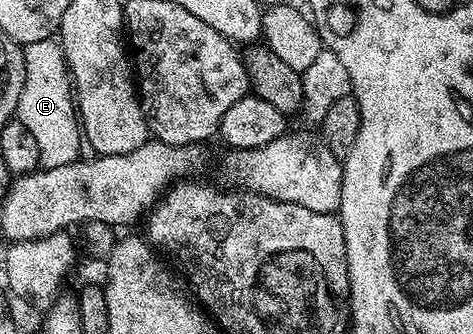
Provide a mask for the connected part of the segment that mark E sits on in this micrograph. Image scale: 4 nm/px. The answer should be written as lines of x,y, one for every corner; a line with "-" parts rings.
54,38
45,41
33,41
23,47
23,60
25,61
25,85
21,89
19,106
17,108
17,119
29,129
33,135
33,141
37,141
39,157
45,157
47,162
42,165
44,168
65,165
63,159
51,159
51,155
67,155
70,163
80,158
79,143
75,138
80,138
81,127
77,122
77,104
73,98
73,84
67,70
67,59
63,56
62,46

